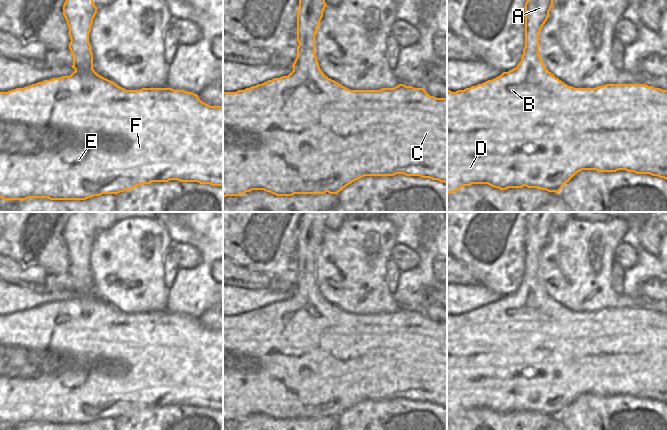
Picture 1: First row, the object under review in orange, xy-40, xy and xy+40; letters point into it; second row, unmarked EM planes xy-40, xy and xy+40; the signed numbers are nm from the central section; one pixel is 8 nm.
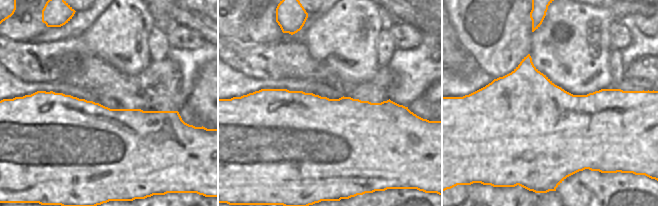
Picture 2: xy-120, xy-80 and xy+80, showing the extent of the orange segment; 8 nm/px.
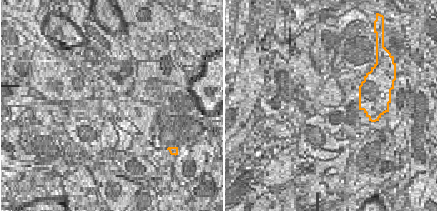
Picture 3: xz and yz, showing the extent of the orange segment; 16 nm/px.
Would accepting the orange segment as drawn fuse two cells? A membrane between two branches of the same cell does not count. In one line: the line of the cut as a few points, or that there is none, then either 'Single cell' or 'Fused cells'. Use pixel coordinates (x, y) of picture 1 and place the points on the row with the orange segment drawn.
No split. Single cell

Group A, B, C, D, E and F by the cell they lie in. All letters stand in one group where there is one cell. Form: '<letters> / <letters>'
A B C D E F

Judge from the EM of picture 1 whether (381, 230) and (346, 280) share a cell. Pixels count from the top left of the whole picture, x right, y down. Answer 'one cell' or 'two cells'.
one cell

